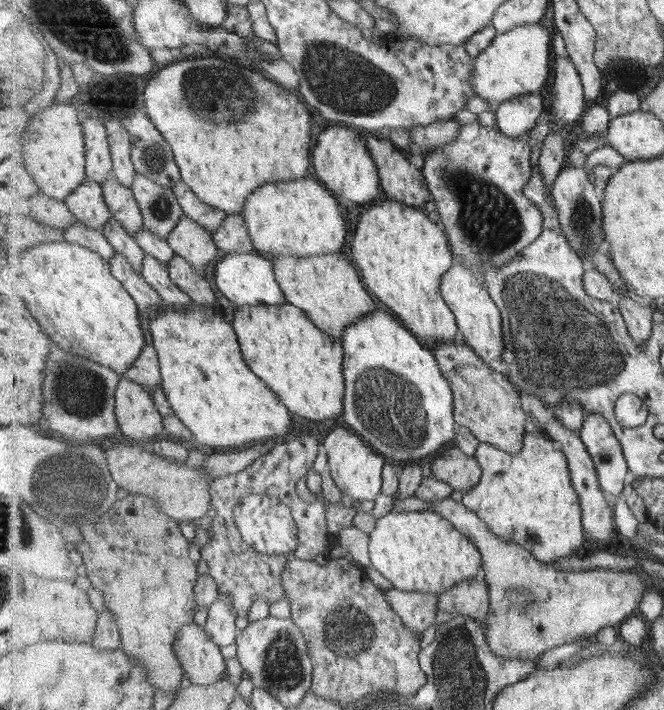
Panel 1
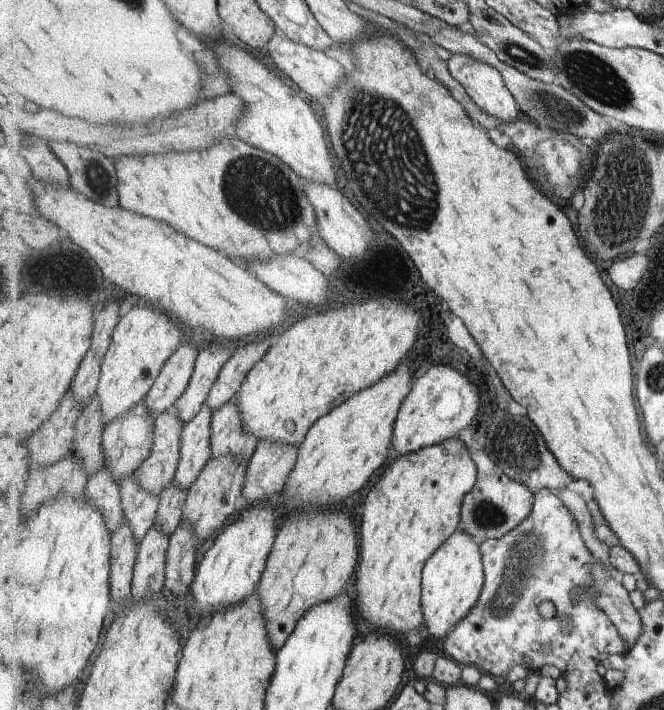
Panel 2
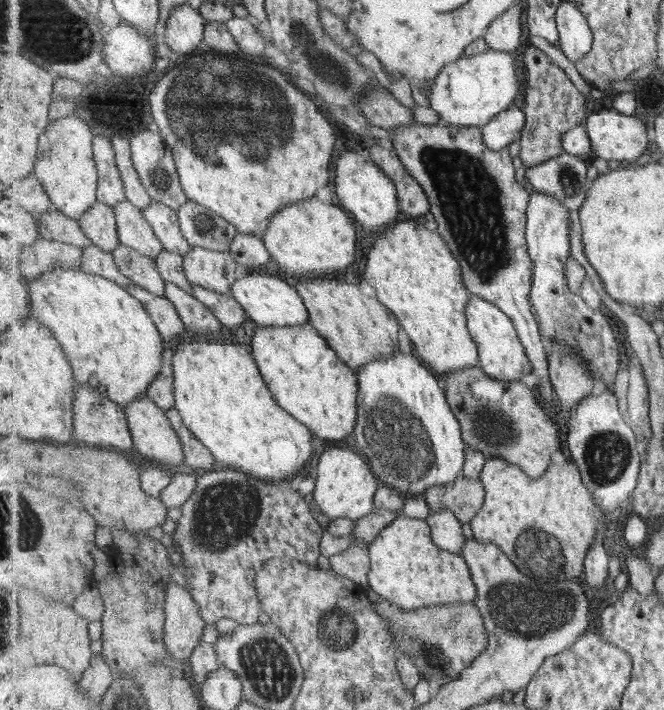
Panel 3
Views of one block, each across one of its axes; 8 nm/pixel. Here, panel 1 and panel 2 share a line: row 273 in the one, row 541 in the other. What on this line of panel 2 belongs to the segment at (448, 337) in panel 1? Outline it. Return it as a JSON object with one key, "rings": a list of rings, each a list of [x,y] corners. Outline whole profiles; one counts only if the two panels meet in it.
{"rings":[[[457,437],[405,456],[394,454],[394,459],[381,475],[381,482],[376,482],[377,486],[368,492],[363,504],[361,561],[356,572],[355,600],[358,613],[372,626],[372,631],[400,640],[425,626],[422,608],[424,566],[461,529],[462,505],[465,495],[475,488],[478,468],[470,448]]]}

